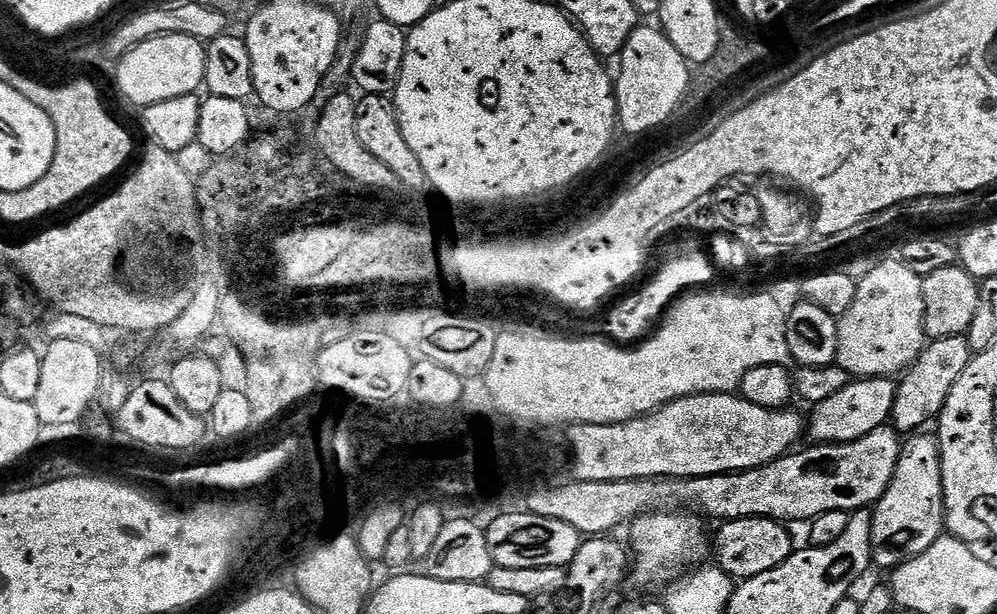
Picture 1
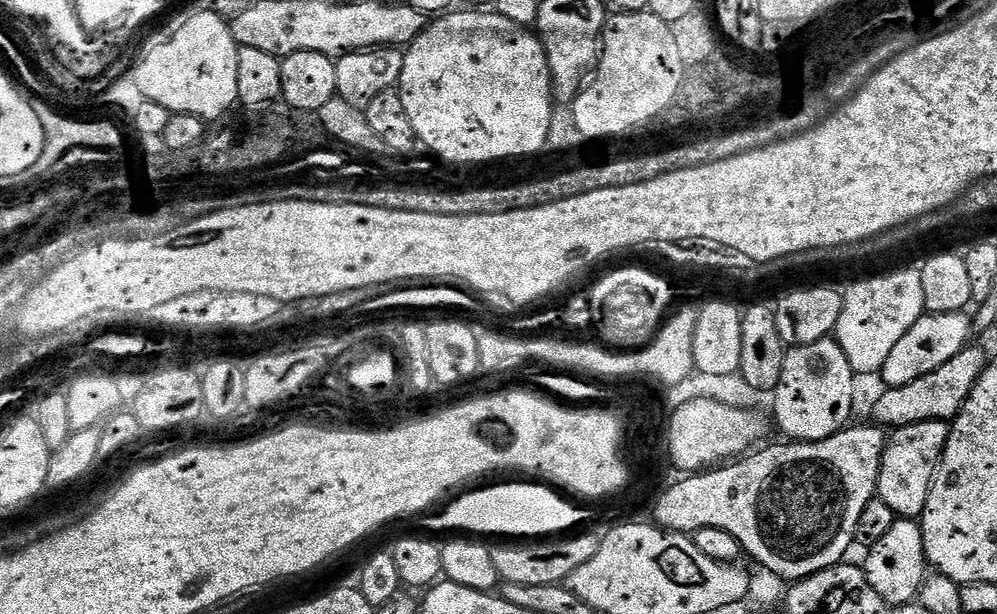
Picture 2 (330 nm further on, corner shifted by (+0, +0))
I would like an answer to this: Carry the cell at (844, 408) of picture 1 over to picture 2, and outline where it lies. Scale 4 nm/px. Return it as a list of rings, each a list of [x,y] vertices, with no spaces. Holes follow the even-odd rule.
[[[967,311],[934,312],[920,316],[918,322],[914,322],[914,326],[910,326],[910,330],[906,330],[906,334],[902,334],[901,340],[894,345],[894,350],[890,350],[886,362],[878,373],[879,379],[884,379],[883,383],[889,388],[906,386],[906,382],[915,382],[917,378],[922,378],[922,374],[930,374],[934,370],[938,370],[938,366],[950,362],[950,358],[954,358],[954,354],[958,354],[962,349],[969,347],[971,340],[968,339],[971,336],[974,336],[974,324]]]

